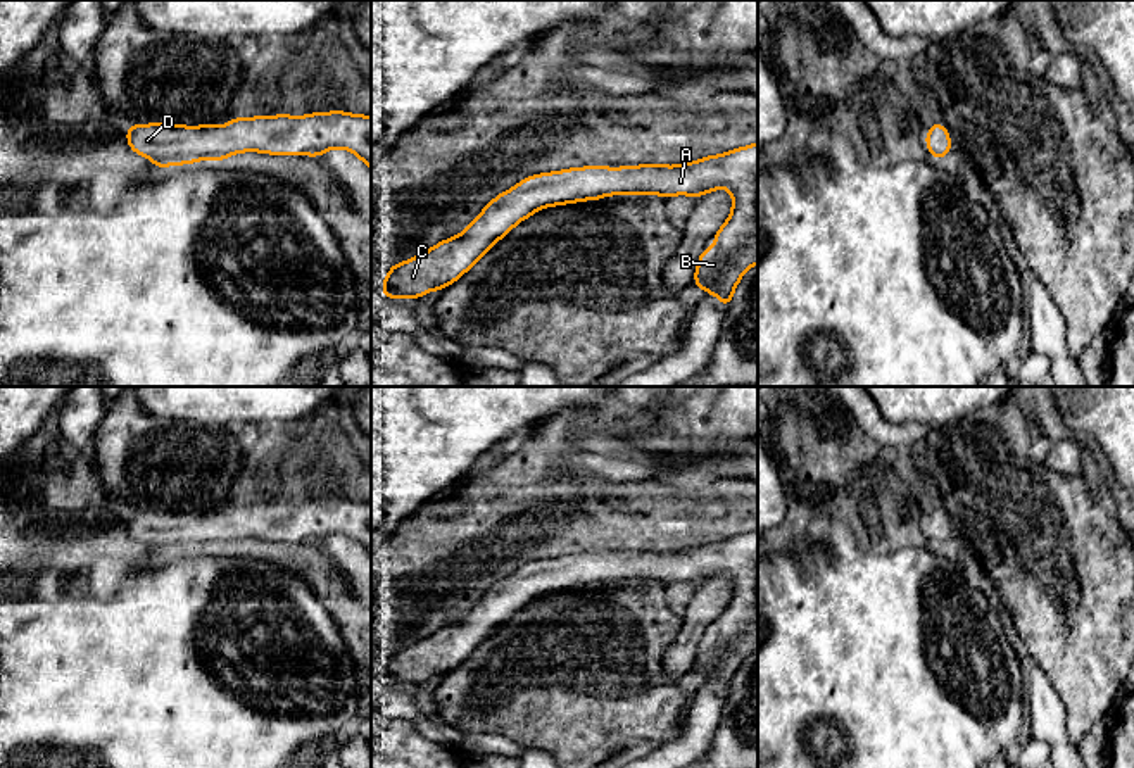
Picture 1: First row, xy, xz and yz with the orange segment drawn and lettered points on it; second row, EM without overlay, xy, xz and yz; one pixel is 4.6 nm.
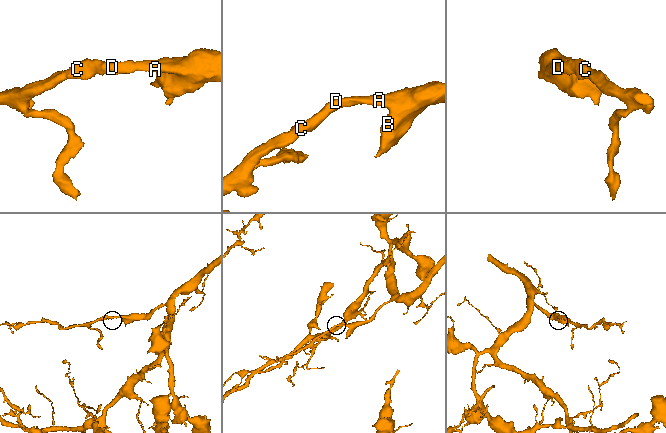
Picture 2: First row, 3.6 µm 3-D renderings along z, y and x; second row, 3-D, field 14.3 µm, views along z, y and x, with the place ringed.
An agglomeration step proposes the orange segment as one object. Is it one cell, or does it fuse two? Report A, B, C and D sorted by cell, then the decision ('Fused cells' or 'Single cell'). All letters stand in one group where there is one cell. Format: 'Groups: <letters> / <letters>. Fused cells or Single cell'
Groups: A B C D. Single cell

